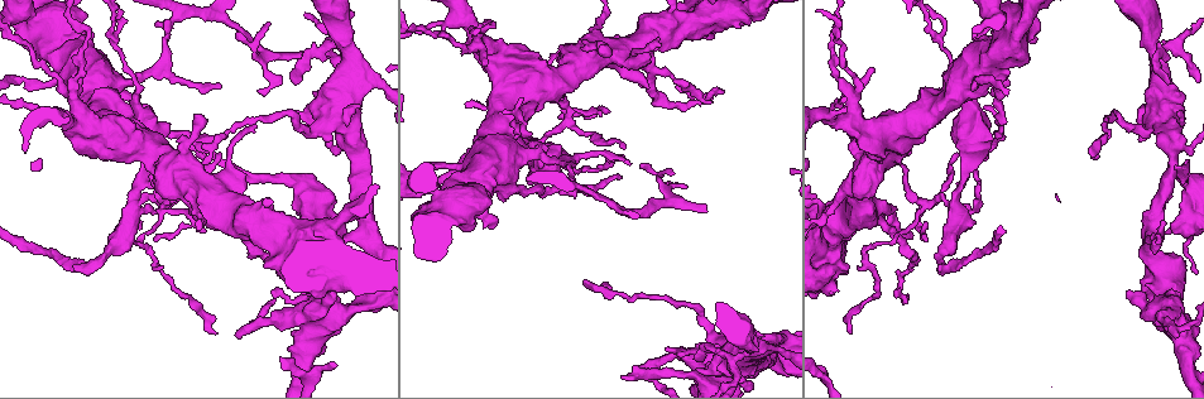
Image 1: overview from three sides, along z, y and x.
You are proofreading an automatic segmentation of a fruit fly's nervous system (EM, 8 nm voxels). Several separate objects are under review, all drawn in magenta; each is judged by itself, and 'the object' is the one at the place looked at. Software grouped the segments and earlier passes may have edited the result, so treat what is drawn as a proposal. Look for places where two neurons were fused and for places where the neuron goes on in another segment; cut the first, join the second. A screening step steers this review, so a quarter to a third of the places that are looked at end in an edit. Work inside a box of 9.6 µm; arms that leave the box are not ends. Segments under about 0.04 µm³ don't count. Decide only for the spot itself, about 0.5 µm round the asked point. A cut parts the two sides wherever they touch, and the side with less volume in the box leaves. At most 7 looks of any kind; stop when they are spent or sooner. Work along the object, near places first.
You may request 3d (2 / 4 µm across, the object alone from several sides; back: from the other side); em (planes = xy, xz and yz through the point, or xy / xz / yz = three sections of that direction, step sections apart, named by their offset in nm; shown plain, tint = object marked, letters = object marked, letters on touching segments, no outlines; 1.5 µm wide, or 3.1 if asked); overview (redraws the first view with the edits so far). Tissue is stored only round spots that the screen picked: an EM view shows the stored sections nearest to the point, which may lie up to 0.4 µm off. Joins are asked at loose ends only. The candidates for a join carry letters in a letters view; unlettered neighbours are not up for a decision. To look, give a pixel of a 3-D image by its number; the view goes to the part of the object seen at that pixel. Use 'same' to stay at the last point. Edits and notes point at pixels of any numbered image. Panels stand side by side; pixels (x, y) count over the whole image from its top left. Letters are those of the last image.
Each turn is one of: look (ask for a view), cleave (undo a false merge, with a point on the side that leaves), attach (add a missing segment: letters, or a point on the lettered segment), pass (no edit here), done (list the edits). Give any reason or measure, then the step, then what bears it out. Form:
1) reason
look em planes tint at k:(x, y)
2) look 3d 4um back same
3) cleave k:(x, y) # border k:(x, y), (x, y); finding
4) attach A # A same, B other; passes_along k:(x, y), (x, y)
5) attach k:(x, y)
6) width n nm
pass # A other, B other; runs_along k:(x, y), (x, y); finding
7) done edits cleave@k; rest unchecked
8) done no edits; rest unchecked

sharp bend
look em planes letters at 1:(162, 209)

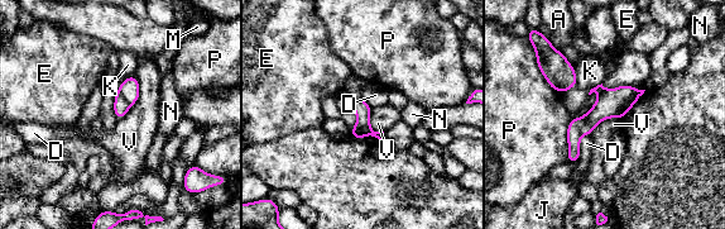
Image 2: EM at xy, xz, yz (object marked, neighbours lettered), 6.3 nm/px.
width 100 nm
cleave 2:(121, 106) # A other, D other, E other, J other, K other, M other, N other, P other, V other; two neurons meet here

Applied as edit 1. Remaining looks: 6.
redraw
look overview

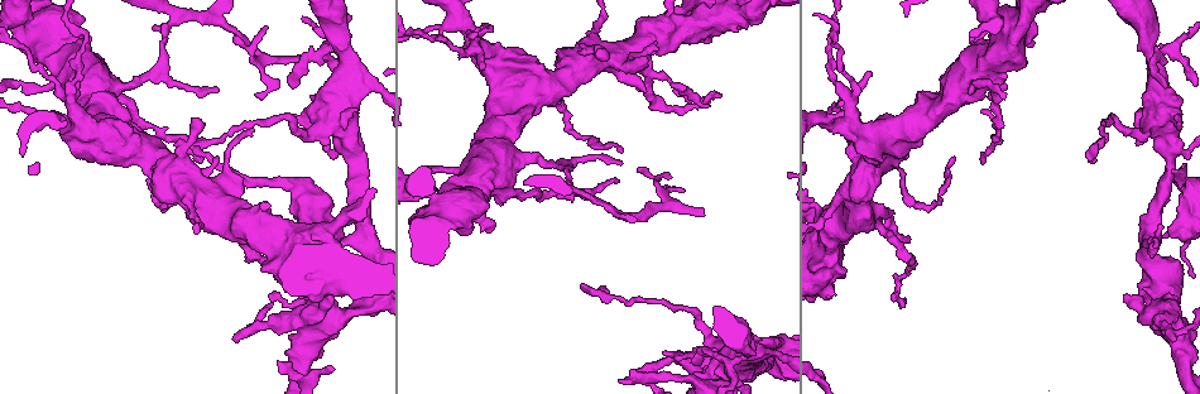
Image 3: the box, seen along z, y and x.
three arms meet
look 3d 2um back at 3:(577, 191)

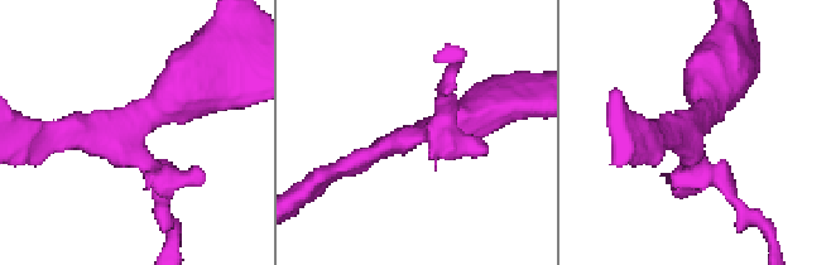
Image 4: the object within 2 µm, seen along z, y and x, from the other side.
arms 3; now the EM
look em planes letters at 4:(138, 146)

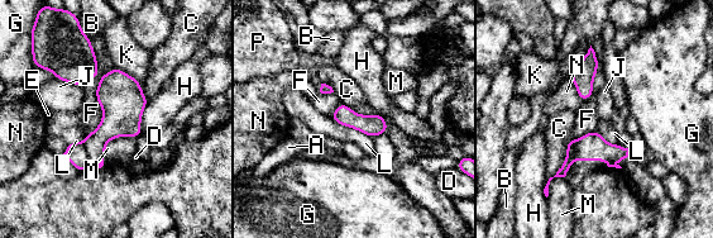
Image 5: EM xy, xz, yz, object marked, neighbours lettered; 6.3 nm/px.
cleave 5:(114, 124) # A other, B other, C other, D other, E other, F other, G other, H other, J other, K other, L other, M other, N other, P other; border 5:(81, 143), (90, 160); two neurons meet here

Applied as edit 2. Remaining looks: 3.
look overview

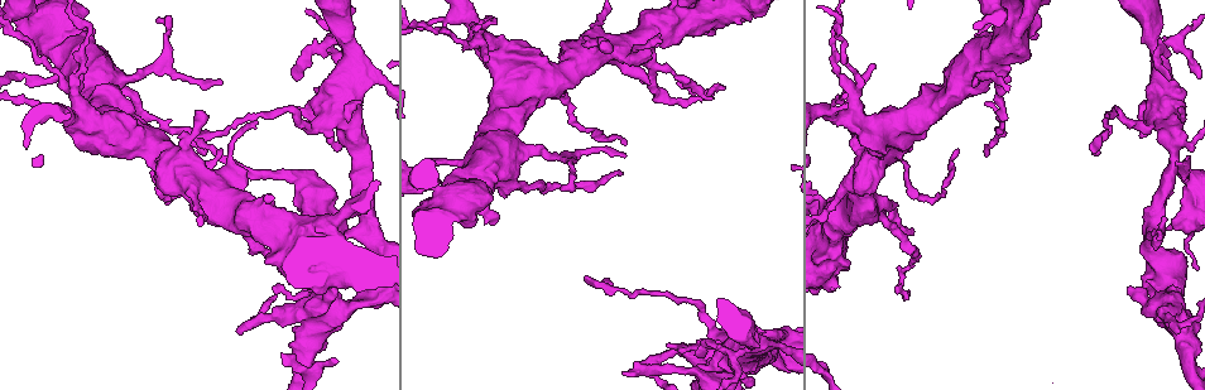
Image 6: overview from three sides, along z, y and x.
thin arm on a thick one
look 3d 4um at 6:(61, 80)

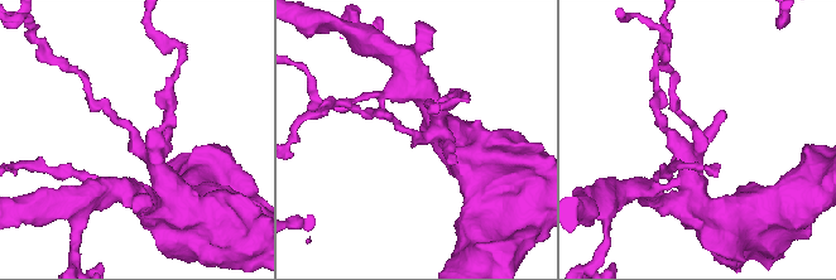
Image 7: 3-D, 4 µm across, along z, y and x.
shape alone is not enough
look em planes letters at 7:(701, 134)

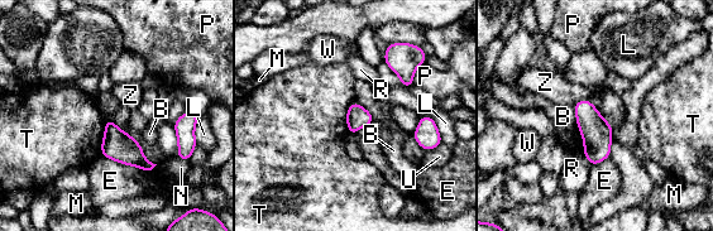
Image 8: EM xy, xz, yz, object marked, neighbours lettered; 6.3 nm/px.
pass # B other, E other, L other, M other, N other, P other, R other, T other, U other, W other, Z other; border 8:(106, 119), (100, 154); continuous, no second neuron

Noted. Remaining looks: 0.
done edits cleave@2, cleave@5; rest unchecked

